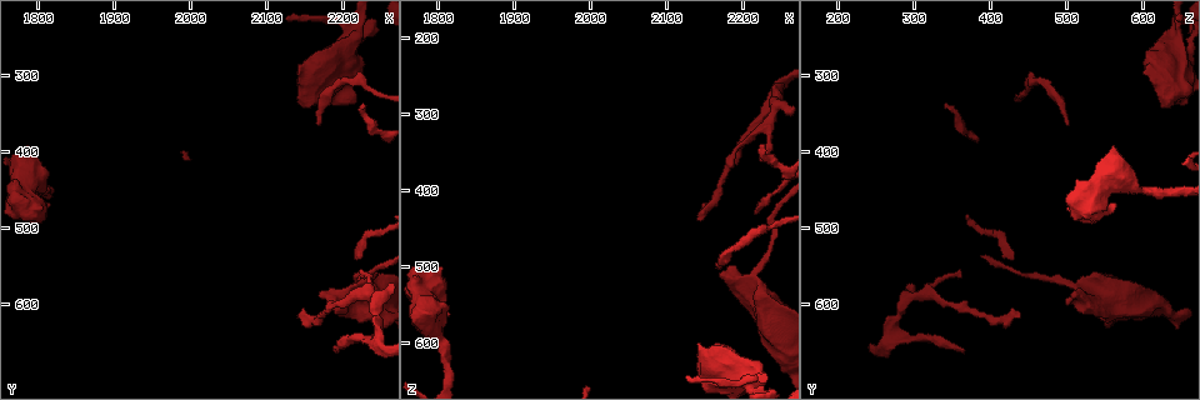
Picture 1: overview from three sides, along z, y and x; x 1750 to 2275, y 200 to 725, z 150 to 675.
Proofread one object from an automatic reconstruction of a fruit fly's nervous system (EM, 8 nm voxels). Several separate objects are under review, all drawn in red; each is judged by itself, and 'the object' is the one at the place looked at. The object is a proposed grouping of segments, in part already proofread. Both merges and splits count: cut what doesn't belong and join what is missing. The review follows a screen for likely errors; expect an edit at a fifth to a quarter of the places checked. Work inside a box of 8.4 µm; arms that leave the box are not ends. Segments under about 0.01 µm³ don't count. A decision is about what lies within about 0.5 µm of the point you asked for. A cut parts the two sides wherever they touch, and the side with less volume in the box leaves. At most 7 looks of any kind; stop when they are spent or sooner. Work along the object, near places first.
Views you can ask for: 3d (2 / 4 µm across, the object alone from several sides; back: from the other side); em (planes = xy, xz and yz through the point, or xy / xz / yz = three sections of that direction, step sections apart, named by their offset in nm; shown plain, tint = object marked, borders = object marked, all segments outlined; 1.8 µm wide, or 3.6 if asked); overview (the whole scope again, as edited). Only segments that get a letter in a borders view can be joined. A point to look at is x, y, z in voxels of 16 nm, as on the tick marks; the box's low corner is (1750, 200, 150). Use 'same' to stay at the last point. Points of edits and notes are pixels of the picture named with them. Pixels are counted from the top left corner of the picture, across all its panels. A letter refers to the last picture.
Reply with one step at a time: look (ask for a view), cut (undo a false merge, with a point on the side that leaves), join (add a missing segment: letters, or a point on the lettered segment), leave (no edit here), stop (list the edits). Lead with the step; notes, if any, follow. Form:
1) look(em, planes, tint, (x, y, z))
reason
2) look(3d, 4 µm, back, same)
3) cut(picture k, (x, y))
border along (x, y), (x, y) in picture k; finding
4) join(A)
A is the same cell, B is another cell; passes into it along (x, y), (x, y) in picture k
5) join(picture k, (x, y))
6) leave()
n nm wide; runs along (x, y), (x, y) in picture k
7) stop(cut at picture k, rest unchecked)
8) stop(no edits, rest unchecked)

look(em, xy, step 4, borders, (1810, 470, 565))
an open end

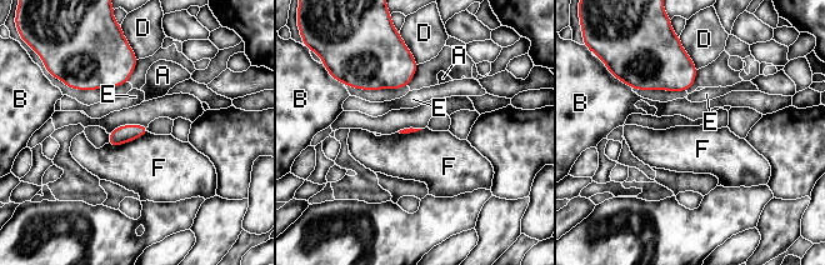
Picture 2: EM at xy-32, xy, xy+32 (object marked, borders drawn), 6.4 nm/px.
leave()
A, B, D, E and F are other cells; none of them fits

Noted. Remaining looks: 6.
look(3d, 2 µm, (2165, 365, 505))
an open end

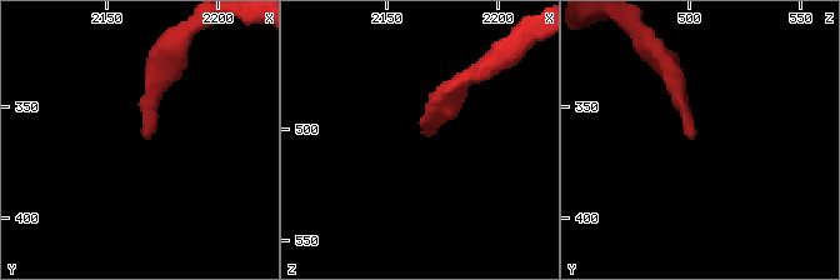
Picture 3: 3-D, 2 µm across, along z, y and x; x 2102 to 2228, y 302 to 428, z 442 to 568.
look(em, xy, step 8, plain, (2169, 364, 503))
need the tissue

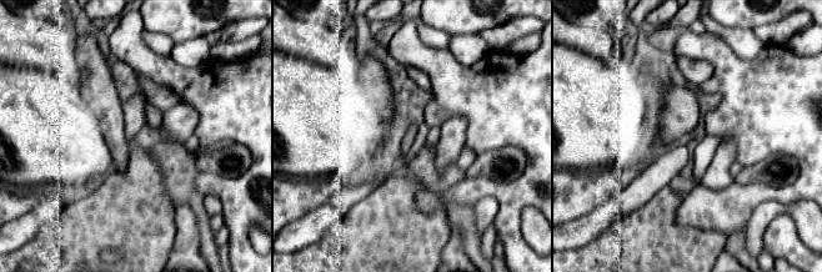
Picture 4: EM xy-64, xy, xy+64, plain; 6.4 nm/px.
look(em, xy, step 8, borders, same)
see the neighbours

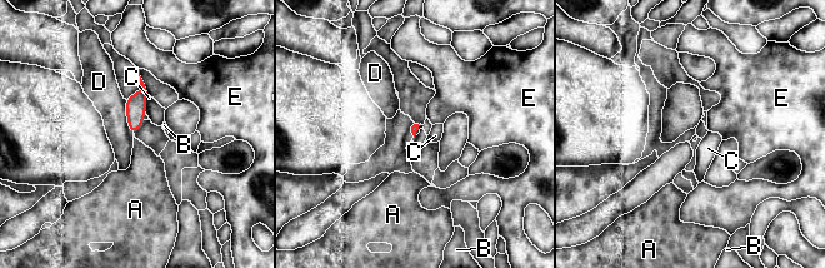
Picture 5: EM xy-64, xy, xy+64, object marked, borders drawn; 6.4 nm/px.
leave()
A, B, C, D and E are other cells; no lettered segment goes on from it

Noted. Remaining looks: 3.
look(3d, 4 µm, (2220, 580, 520))
sudden change in width

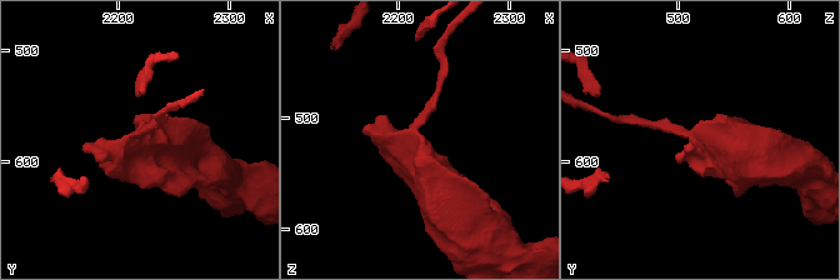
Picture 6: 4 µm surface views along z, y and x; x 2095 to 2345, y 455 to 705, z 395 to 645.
look(em, planes, borders, (2216, 580, 516))
now the EM

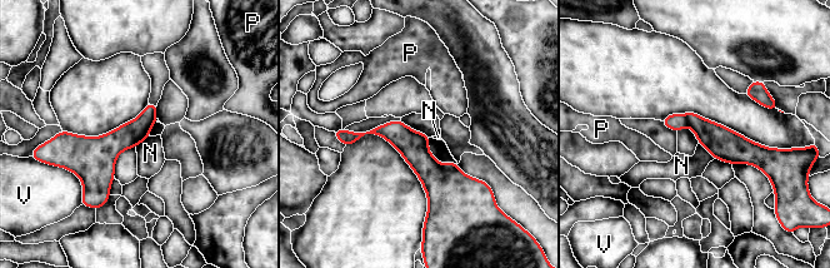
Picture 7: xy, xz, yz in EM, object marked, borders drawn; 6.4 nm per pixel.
cut(picture 7, (676, 122))
N, P and V are other cells; two neurons meet here

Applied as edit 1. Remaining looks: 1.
stop(cut at picture 7, rest unchecked)

